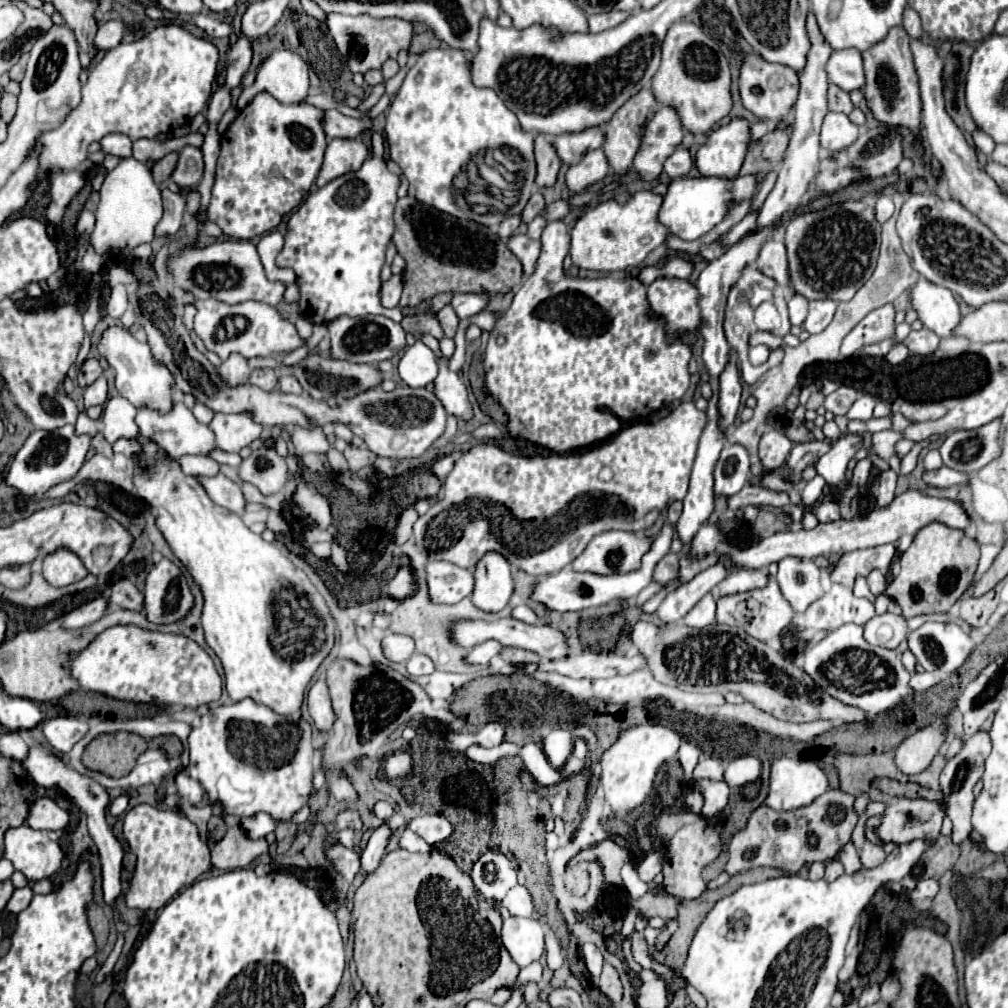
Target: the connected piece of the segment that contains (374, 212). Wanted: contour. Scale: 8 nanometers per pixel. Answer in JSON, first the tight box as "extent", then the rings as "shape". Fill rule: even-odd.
{"extent":[278,132,400,323],"shape":[[[372,132],[371,141],[372,156],[358,171],[312,191],[288,221],[286,245],[278,255],[278,265],[296,271],[300,315],[312,319],[312,323],[330,323],[340,315],[370,314],[383,314],[398,323],[398,307],[386,309],[380,305],[380,269],[396,229],[394,207],[400,177],[386,169],[383,135]]]}

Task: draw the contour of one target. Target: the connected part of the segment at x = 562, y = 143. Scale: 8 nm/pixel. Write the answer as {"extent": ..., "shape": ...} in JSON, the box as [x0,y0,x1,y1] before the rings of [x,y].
{"extent":[552,127,604,165],"shape":[[[590,127],[580,133],[558,135],[552,139],[556,155],[560,157],[562,163],[568,163],[568,165],[582,161],[582,155],[598,149],[602,143],[604,143],[604,133],[600,127]]]}

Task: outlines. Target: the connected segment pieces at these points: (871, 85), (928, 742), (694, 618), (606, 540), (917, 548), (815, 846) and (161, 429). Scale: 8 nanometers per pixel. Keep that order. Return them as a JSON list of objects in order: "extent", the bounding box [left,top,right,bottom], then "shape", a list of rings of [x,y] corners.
[{"extent":[862,27,922,129],"shape":[[[894,27],[884,41],[876,43],[868,51],[862,53],[864,71],[866,71],[866,87],[864,95],[874,117],[888,125],[904,125],[908,129],[920,129],[922,109],[920,109],[920,93],[918,93],[918,75],[912,61],[910,37],[902,27]]]},{"extent":[894,723,944,775],"shape":[[[932,723],[912,737],[904,739],[896,749],[894,761],[904,775],[918,775],[930,767],[940,745],[944,743],[944,723]]]},{"extent":[684,593,716,629],"shape":[[[706,593],[684,617],[684,623],[694,629],[704,629],[706,625],[712,625],[714,621],[716,621],[716,599],[712,593]]]},{"extent":[572,531,652,575],"shape":[[[606,531],[596,535],[584,553],[572,563],[574,571],[598,575],[628,573],[640,567],[642,555],[650,549],[652,539],[628,531]]]},{"extent":[886,521,980,619],"shape":[[[934,521],[926,527],[922,527],[916,533],[912,545],[900,555],[900,573],[886,587],[886,595],[902,607],[902,615],[906,619],[916,617],[916,615],[926,615],[926,613],[946,613],[968,589],[968,585],[974,577],[976,565],[978,565],[978,557],[980,557],[980,547],[974,539],[966,537],[966,533],[960,529],[950,529],[948,525]]]},{"extent":[728,789,858,875],"shape":[[[830,789],[818,801],[792,811],[774,811],[760,805],[752,815],[748,825],[738,831],[730,843],[728,873],[736,875],[740,871],[756,867],[776,867],[788,873],[798,873],[804,865],[814,861],[826,861],[840,853],[840,849],[850,841],[858,815],[854,813],[854,795],[842,789]]]},{"extent":[136,401,216,459],"shape":[[[176,401],[172,411],[168,413],[158,413],[154,409],[140,409],[136,415],[136,425],[140,427],[140,433],[150,437],[152,441],[156,441],[168,455],[172,455],[174,459],[182,457],[182,455],[210,455],[216,445],[214,445],[214,433],[208,425],[202,425],[194,419],[192,411],[182,403]]]}]

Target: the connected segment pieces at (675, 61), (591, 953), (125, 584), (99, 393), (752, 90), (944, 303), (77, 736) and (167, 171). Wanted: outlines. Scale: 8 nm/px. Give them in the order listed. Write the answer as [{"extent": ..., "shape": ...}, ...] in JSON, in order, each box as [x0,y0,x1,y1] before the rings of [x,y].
[{"extent":[652,23,732,135],"shape":[[[674,23],[662,43],[662,61],[652,77],[652,93],[660,105],[674,107],[682,129],[706,135],[732,109],[730,69],[720,47],[694,23]]]},{"extent":[582,943,604,983],"shape":[[[584,943],[584,945],[582,945],[582,955],[584,955],[586,967],[588,967],[590,975],[592,975],[592,981],[596,983],[596,981],[598,981],[598,977],[600,977],[602,965],[604,965],[602,953],[600,953],[600,949],[598,949],[594,943]]]},{"extent":[108,579,142,611],"shape":[[[120,579],[112,585],[112,589],[108,591],[108,599],[112,605],[120,605],[124,609],[134,609],[134,611],[142,611],[142,593],[128,581],[128,579]]]},{"extent":[84,377,106,407],"shape":[[[98,377],[90,387],[86,387],[84,391],[84,403],[86,407],[92,405],[102,405],[106,401],[106,377]]]},{"extent":[738,53,798,123],"shape":[[[750,53],[742,61],[738,87],[740,87],[742,103],[748,111],[752,111],[758,119],[770,119],[774,123],[780,123],[784,121],[786,113],[792,109],[798,97],[798,75],[790,67],[768,63],[758,53]]]},{"extent":[912,279,960,337],"shape":[[[920,279],[912,287],[912,309],[916,309],[918,319],[926,329],[934,331],[938,337],[950,337],[960,321],[960,305],[952,291]]]},{"extent":[44,717,88,755],"shape":[[[54,717],[44,721],[44,735],[56,753],[66,755],[86,733],[88,723],[82,717]]]},{"extent":[152,153,178,183],"shape":[[[168,153],[168,155],[162,157],[160,161],[156,161],[154,167],[152,167],[154,181],[156,181],[156,183],[162,183],[162,181],[170,179],[170,175],[172,175],[176,163],[178,163],[178,153]]]}]

